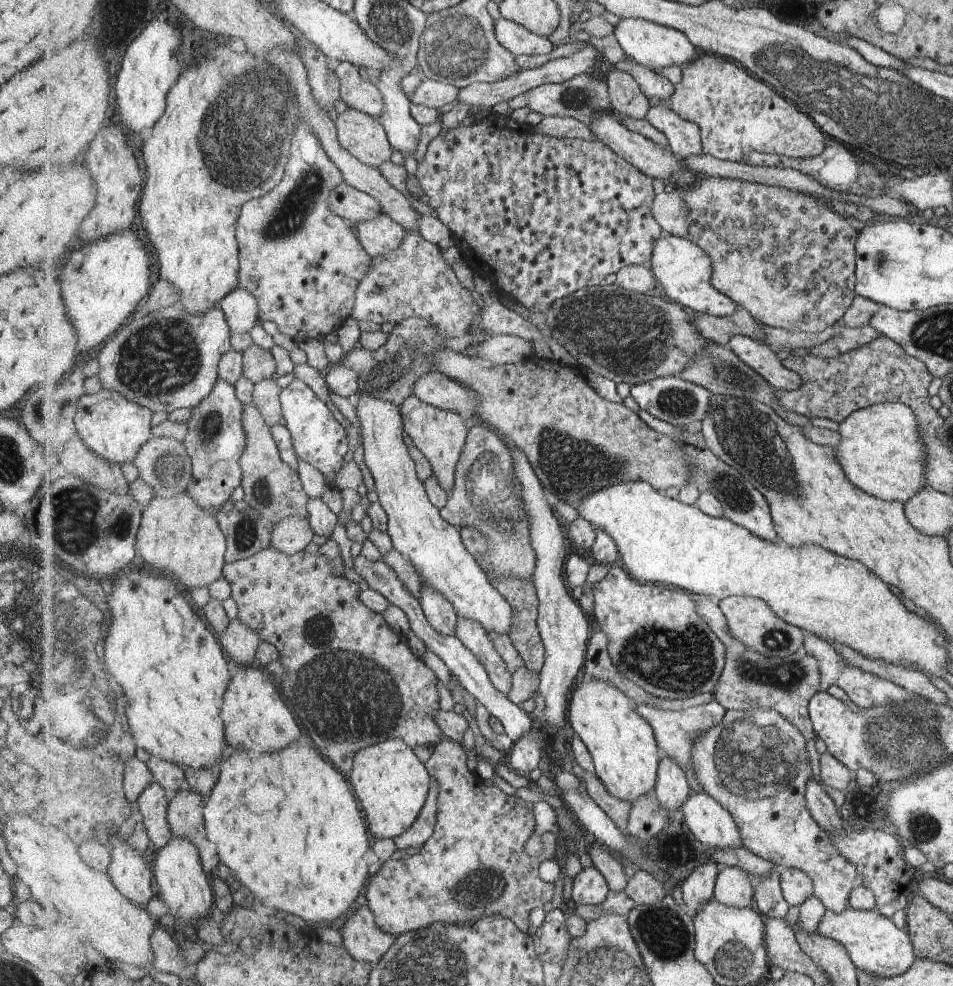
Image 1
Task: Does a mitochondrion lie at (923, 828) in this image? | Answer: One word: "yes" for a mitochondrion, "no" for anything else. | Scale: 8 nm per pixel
yes

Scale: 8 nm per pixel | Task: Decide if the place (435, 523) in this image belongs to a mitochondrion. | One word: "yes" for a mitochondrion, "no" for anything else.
no

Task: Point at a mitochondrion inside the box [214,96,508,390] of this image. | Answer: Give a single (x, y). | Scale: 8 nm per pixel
(289, 218)

